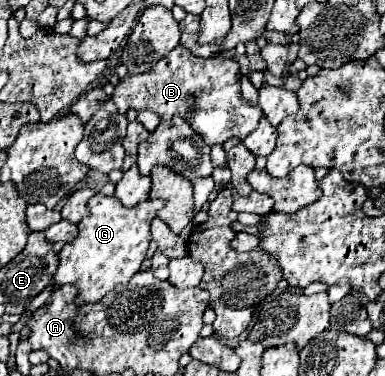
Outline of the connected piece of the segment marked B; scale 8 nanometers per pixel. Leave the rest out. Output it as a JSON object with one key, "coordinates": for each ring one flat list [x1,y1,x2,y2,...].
{"coordinates":[[177,45,151,71,123,77,111,99,119,113,125,113,127,109,151,109,161,117,161,121,169,121,173,115,179,115,187,119,187,123,203,137,203,141,217,145,225,143,229,137,245,139,257,127,257,123,251,123,257,115,255,109,241,99,239,79,241,73,237,61,225,59,221,55,203,59]]}

